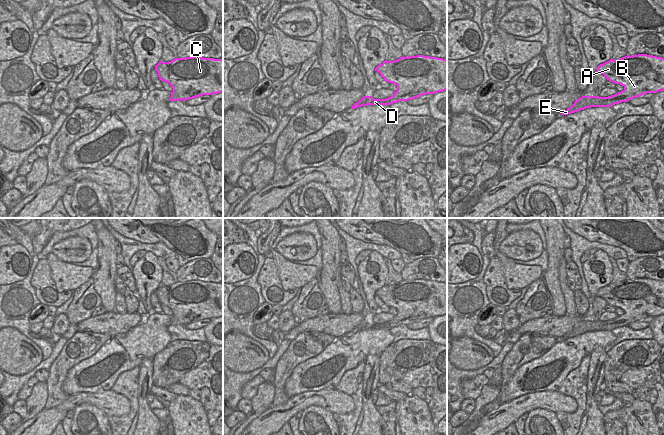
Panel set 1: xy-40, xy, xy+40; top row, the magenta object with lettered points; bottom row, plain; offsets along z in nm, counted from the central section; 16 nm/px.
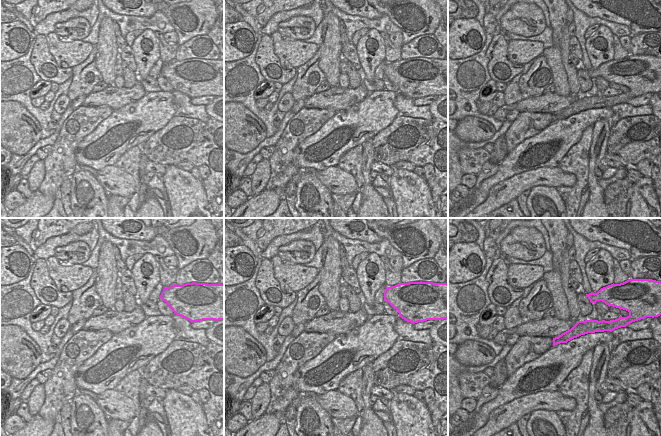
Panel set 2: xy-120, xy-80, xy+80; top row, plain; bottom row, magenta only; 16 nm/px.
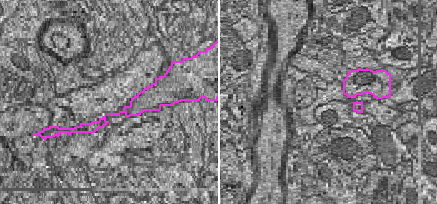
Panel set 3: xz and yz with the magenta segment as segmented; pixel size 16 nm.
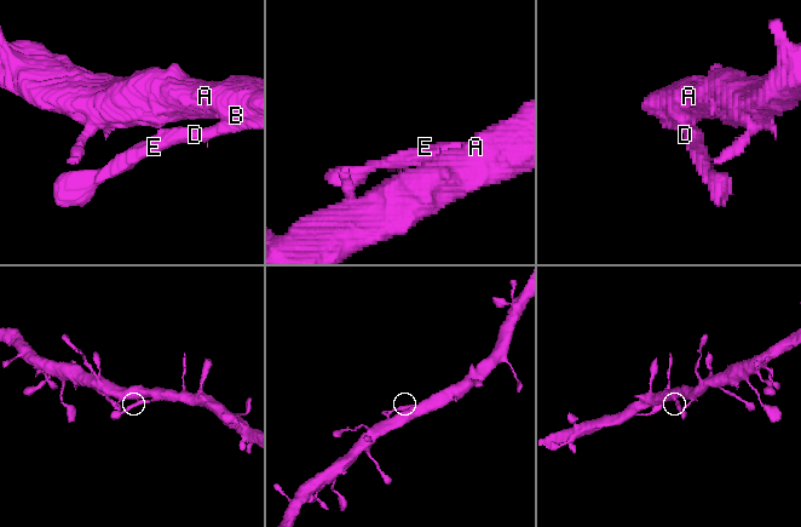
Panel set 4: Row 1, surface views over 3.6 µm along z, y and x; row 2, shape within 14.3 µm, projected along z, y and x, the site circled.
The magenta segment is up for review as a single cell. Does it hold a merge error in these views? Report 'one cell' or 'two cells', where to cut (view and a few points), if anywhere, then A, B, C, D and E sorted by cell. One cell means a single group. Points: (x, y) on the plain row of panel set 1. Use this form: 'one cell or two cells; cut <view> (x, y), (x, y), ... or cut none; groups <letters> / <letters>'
one cell; cut none; groups A B C D E

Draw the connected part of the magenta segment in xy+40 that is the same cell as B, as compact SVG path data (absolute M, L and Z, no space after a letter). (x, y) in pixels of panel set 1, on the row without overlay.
M647 278L627 279L600 288L597 297L620 308L624 314L608 321L582 320L561 339L572 338L591 331L612 331L647 317L664 315L664 282Z

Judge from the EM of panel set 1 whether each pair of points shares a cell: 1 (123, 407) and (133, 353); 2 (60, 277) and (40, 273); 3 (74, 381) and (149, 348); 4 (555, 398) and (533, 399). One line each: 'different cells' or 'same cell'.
1: different cells
2: different cells
3: same cell
4: same cell

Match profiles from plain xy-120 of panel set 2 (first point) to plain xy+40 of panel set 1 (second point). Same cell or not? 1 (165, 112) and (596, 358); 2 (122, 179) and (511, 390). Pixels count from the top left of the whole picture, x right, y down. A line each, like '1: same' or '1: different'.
1: different
2: different

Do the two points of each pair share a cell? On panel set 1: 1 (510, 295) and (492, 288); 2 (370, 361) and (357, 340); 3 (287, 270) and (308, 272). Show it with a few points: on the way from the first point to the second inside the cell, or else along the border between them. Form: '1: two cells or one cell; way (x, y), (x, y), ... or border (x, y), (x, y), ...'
1: one cell; way (506, 293), (499, 293), (496, 290)
2: two cells; border (378, 355), (368, 355), (364, 360)
3: one cell; way (292, 272), (303, 272)

